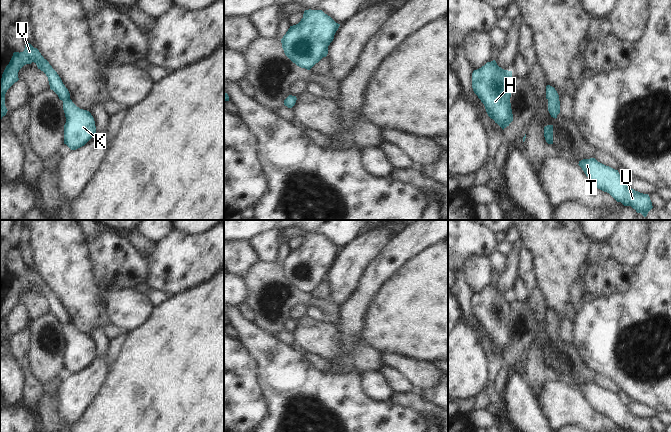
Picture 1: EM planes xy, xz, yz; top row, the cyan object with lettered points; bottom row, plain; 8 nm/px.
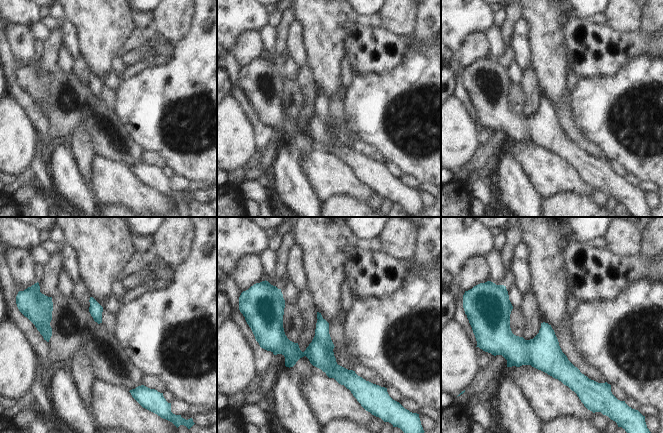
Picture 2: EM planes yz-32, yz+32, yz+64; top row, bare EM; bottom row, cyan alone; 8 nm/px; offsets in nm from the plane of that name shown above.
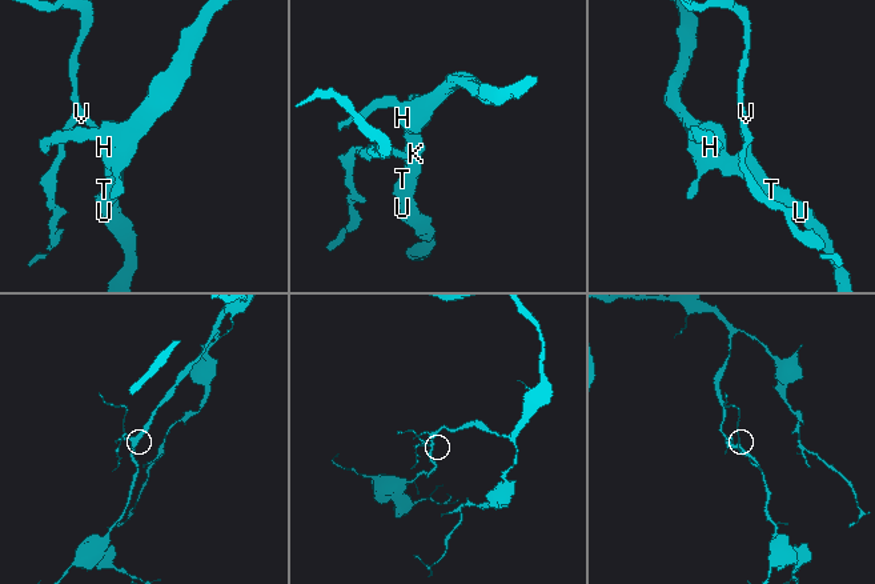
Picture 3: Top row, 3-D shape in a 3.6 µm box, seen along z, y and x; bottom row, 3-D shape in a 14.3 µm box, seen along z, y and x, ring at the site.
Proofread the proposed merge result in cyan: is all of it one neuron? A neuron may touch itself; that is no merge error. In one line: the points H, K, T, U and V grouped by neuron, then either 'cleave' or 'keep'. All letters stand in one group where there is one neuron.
H K T U V | keep

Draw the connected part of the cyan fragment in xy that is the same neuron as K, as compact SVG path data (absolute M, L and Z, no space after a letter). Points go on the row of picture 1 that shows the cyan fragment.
M26 42L23 52L14 52L0 79L0 120L7 113L5 94L7 90L19 80L18 72L26 64L34 62L38 69L48 77L50 89L63 101L63 110L66 117L64 125L64 144L71 150L84 146L95 134L96 126L91 113L80 109L70 99L70 93L63 84L57 72L41 55L37 48Z

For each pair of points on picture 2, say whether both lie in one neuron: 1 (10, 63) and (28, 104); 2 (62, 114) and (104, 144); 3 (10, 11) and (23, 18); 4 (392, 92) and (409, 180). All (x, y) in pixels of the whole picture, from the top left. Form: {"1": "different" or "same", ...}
{"1": "same", "2": "same", "3": "same", "4": "different"}

